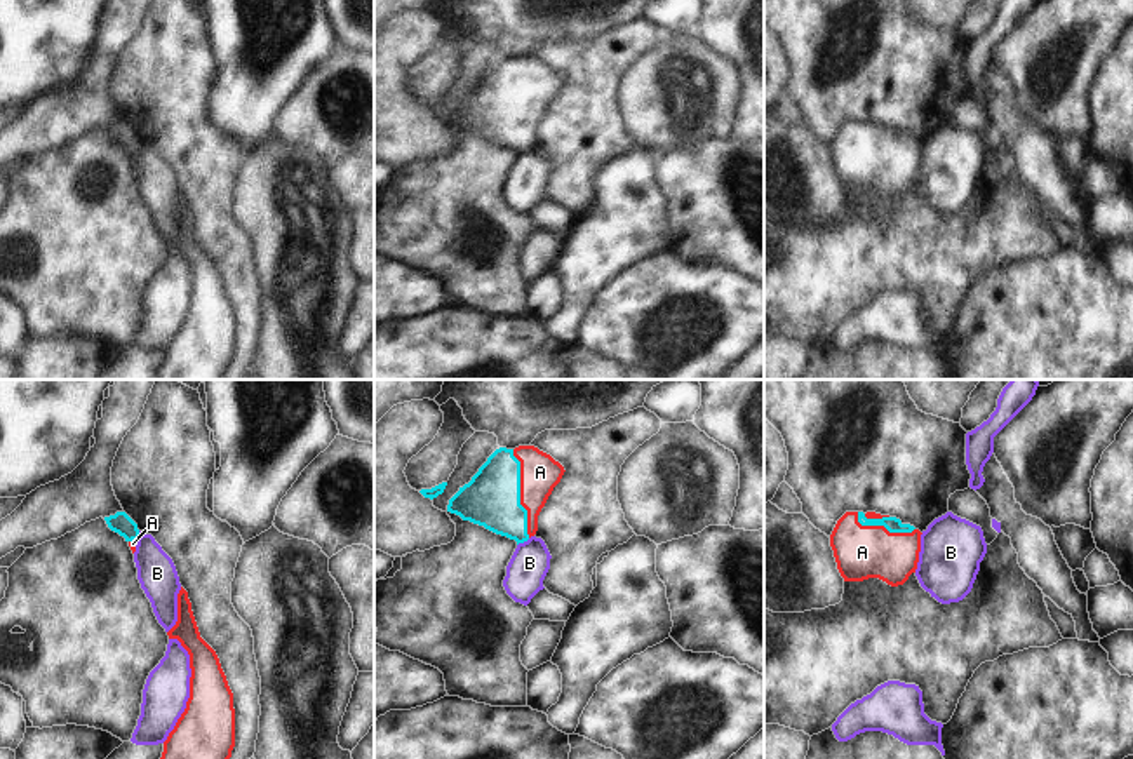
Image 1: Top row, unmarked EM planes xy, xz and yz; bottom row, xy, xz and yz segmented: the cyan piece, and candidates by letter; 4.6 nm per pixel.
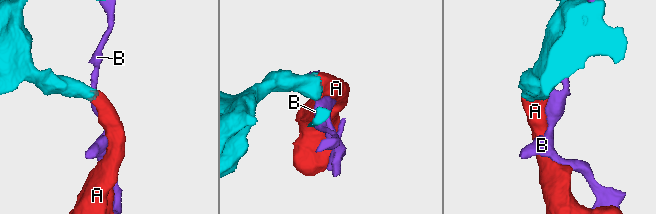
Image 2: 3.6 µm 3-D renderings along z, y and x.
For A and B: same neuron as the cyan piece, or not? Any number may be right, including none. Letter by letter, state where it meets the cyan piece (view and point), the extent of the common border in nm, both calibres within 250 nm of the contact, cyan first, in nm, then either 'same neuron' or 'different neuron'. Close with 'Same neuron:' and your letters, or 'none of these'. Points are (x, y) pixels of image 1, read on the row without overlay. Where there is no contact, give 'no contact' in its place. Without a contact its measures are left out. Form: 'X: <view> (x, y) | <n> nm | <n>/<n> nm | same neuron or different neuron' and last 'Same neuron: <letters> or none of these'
A: xz (519, 103) | 420 nm | 260/180 nm | same neuron
B: xz (522, 152) | 70 nm | 260/180 nm | different neuron
Same neuron: A

